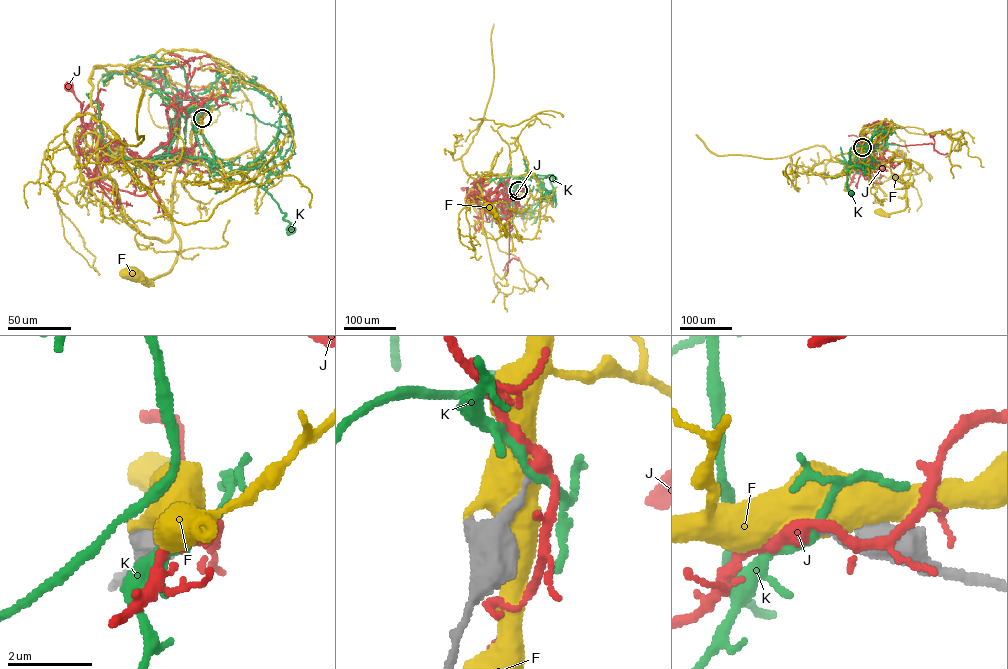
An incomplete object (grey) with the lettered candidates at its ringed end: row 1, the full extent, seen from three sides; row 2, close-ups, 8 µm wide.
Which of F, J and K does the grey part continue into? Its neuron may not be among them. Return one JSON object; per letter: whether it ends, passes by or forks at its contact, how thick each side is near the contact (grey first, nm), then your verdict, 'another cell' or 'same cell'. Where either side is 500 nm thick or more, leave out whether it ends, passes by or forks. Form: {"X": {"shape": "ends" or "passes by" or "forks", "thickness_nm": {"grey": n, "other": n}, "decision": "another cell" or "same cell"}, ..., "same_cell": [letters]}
{"F": {"thickness_nm": {"grey": 650, "other": 850}, "decision": "another cell"}, "J": {"shape": "passes by", "thickness_nm": {"grey": 190, "other": 300}, "decision": "another cell"}, "K": {"shape": "passes by", "thickness_nm": {"grey": 190, "other": 180}, "decision": "another cell"}, "same_cell": []}

